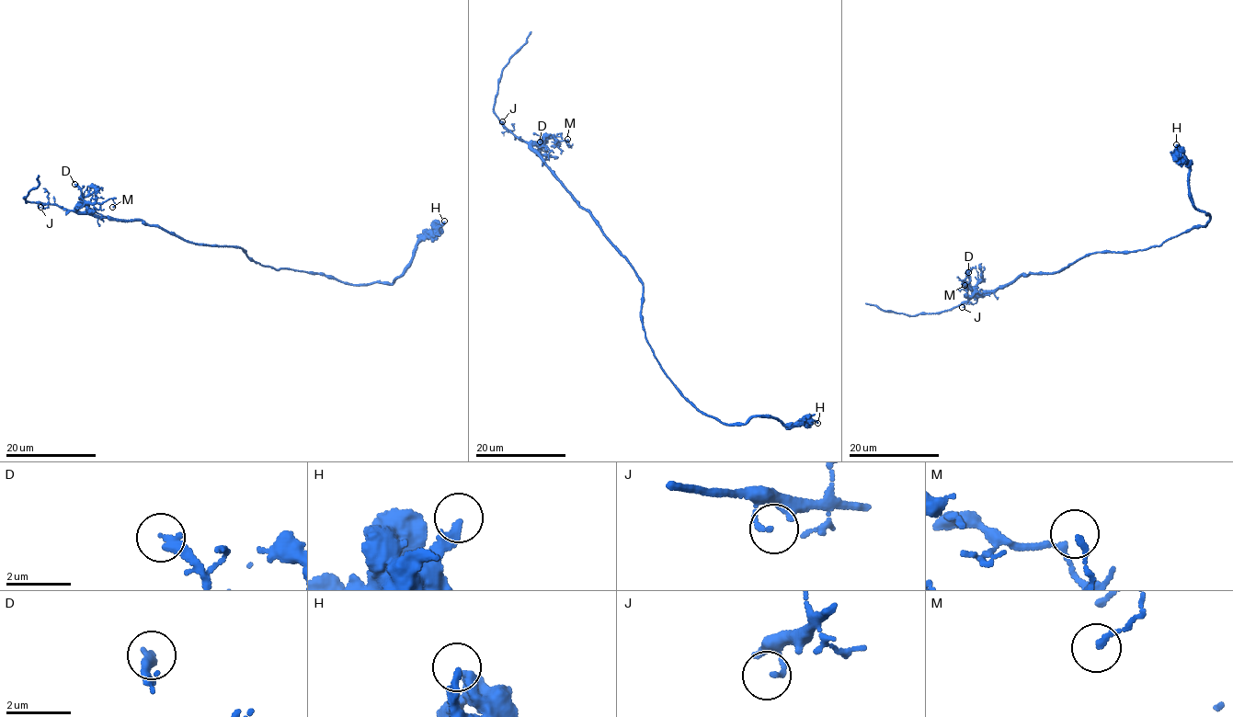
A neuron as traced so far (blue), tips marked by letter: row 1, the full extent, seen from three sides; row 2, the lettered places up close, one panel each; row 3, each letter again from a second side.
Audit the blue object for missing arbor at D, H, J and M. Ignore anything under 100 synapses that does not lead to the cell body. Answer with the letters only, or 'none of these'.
none of these

